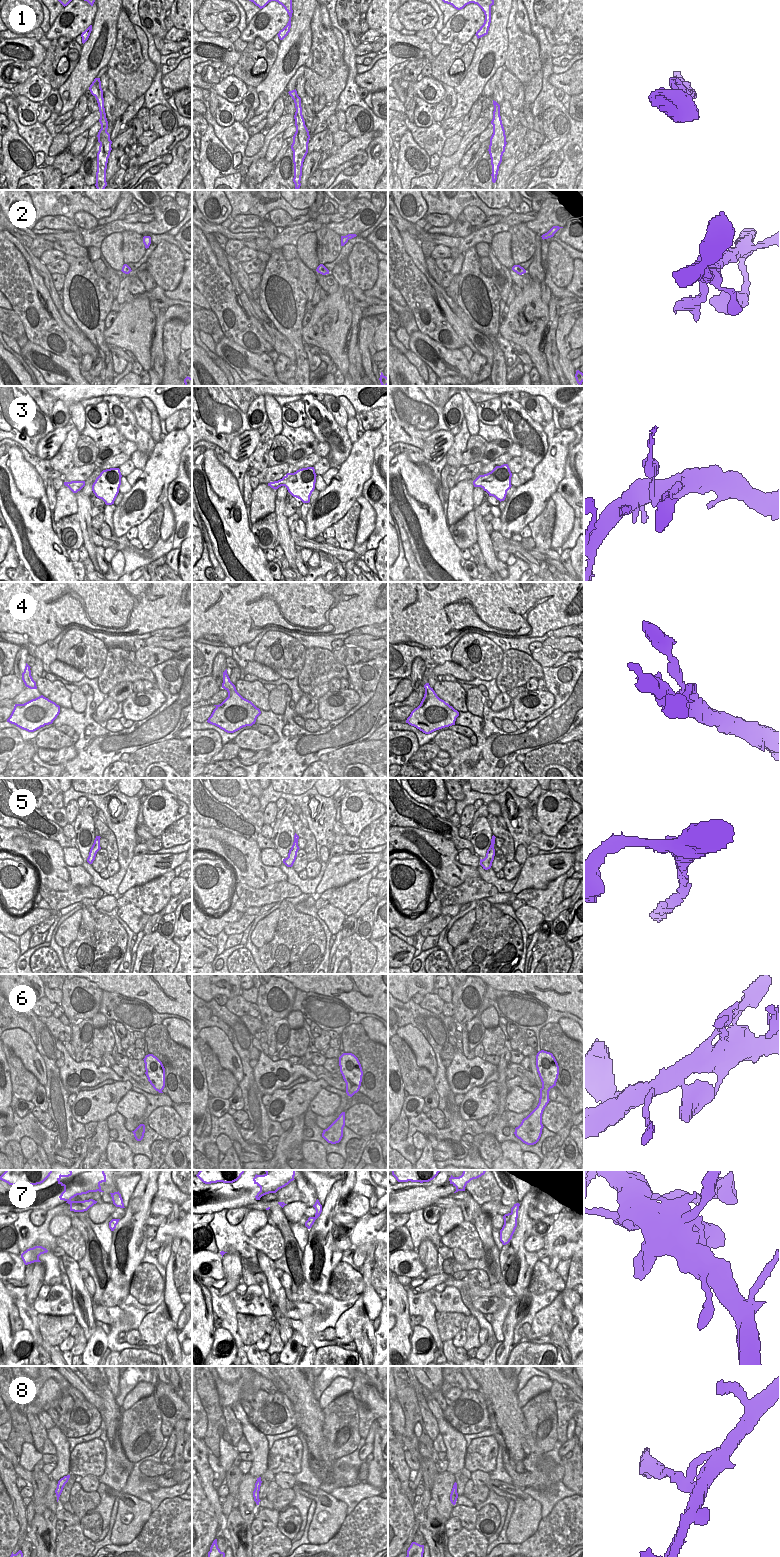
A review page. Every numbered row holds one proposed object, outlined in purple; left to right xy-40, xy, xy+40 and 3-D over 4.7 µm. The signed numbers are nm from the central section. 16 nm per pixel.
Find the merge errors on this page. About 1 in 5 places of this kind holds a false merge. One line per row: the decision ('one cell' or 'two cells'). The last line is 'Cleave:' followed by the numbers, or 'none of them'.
1: one cell
2: one cell
3: one cell
4: one cell
5: one cell
6: one cell
7: one cell
8: one cell
Cleave: none of them

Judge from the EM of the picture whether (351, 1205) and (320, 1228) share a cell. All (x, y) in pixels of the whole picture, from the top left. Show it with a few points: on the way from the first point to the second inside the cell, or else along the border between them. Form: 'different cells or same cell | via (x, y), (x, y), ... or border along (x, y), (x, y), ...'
different cells | border along (352, 1190), (344, 1200), (342, 1211)

